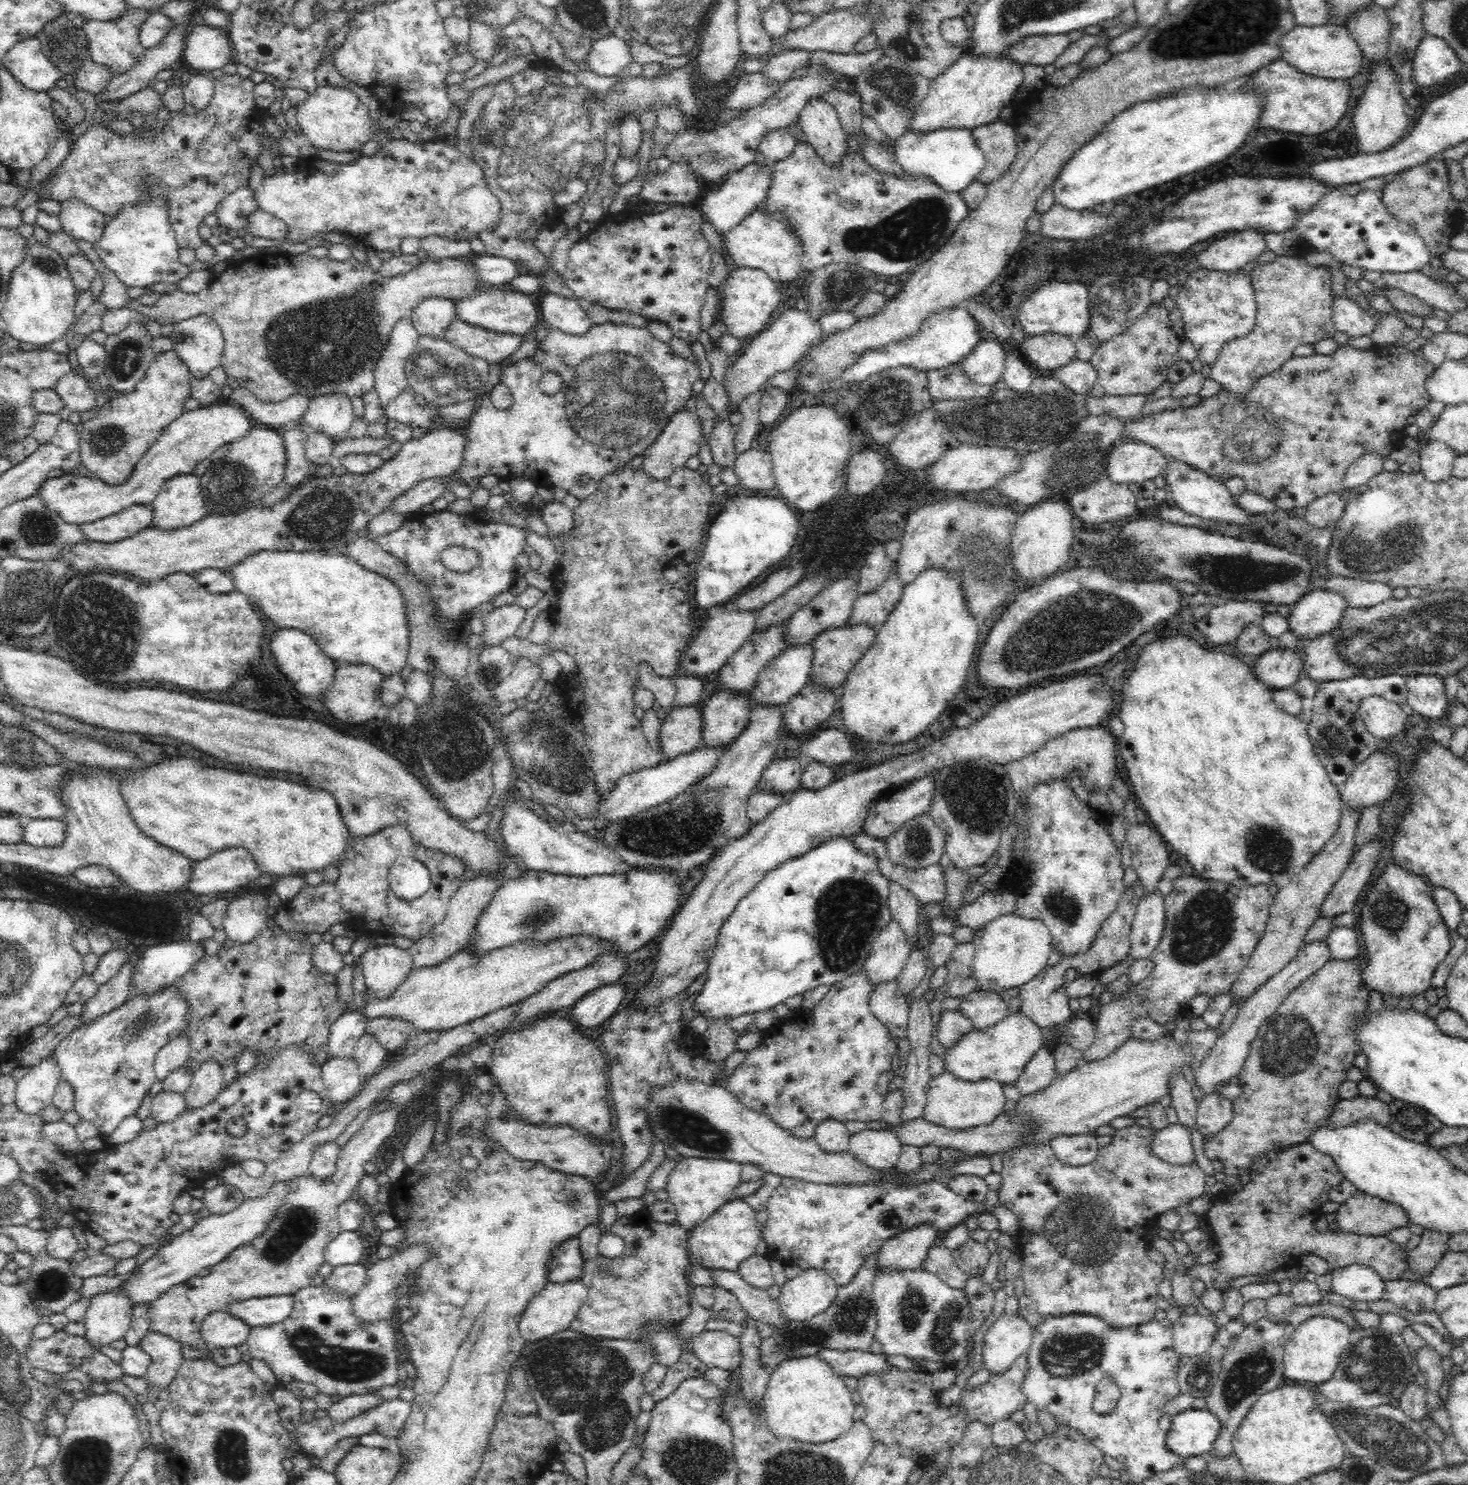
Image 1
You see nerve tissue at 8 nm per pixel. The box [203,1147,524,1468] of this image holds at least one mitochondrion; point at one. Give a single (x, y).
(350, 1365)

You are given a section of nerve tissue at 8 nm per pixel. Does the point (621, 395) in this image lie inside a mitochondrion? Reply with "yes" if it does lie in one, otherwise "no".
yes

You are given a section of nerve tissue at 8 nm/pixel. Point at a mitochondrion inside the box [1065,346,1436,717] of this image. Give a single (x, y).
(1248, 438)

